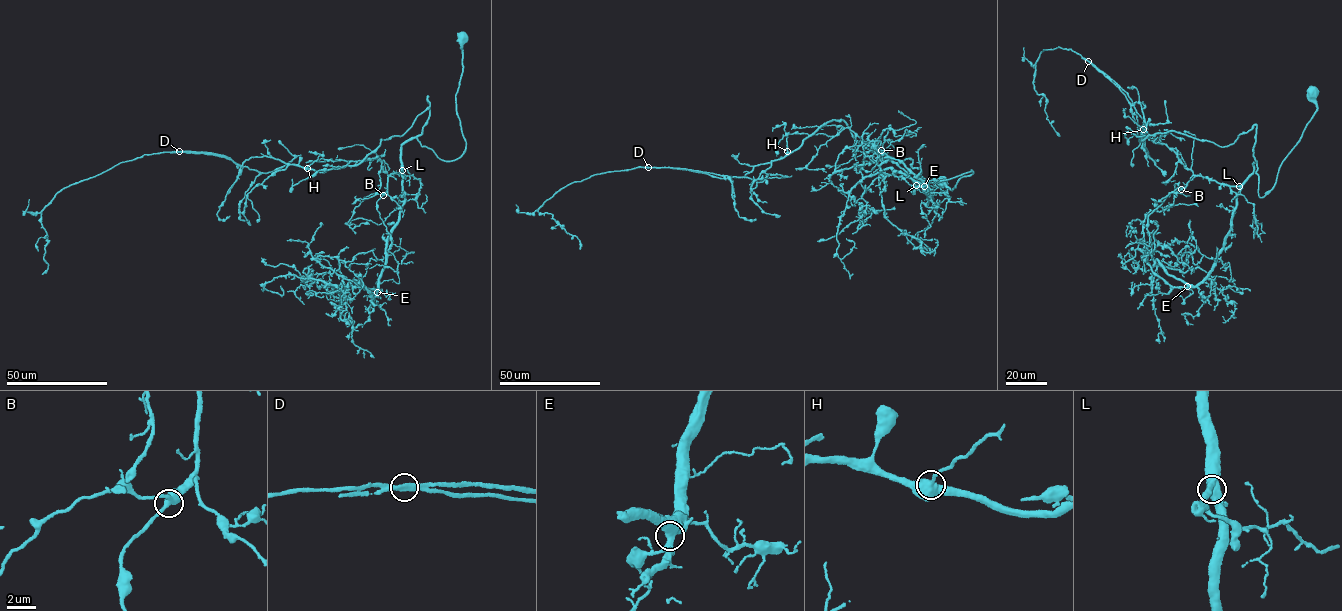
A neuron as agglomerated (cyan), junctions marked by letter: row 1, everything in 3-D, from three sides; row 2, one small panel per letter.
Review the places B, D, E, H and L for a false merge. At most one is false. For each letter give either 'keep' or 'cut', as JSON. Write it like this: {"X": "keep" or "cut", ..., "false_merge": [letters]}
{"B": "keep", "D": "cut", "E": "keep", "H": "keep", "L": "keep", "false_merge": ["D"]}

